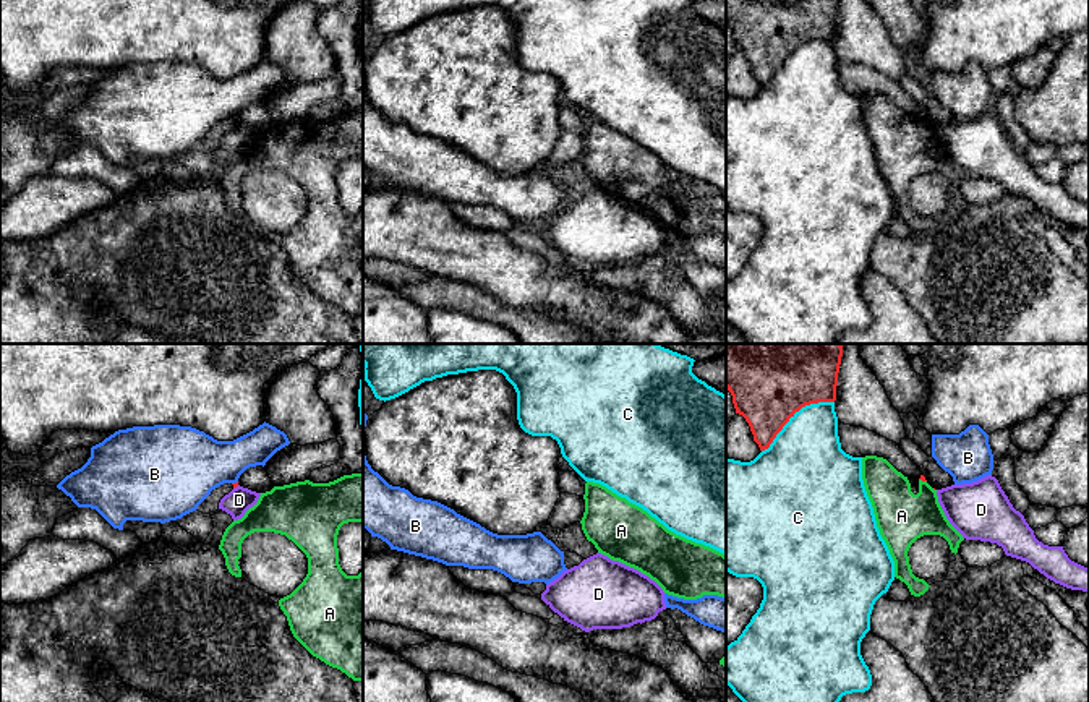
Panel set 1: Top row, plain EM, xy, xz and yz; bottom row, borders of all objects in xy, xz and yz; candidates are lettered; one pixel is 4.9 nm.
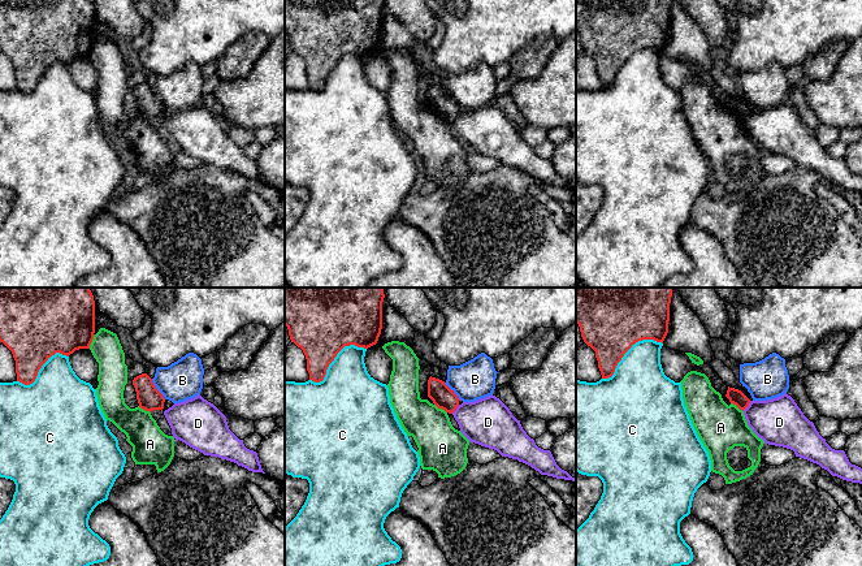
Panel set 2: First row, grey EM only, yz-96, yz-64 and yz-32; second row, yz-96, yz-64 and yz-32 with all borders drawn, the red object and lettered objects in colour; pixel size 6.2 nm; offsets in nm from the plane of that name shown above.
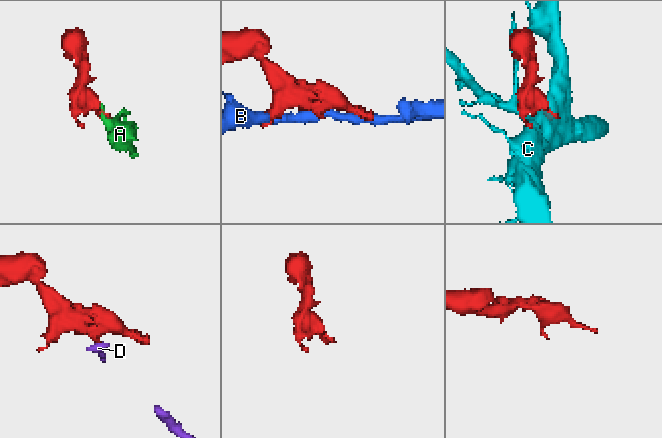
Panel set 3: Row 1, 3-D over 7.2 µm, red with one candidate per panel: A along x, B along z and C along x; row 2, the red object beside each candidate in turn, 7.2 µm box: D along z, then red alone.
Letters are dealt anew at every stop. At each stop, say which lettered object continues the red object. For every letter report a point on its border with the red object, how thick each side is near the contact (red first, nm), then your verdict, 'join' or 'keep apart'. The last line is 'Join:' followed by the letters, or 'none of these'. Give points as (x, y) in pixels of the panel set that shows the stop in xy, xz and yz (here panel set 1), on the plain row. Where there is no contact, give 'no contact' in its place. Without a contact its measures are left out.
A: yz (922, 117) | 20/260 nm | keep apart
B: xy (234, 120) | 20/360 nm | keep apart
C: yz (794, 49) | 320/380 nm | keep apart
D: xy (235, 124) | 20/120 nm | keep apart
Join: none of these

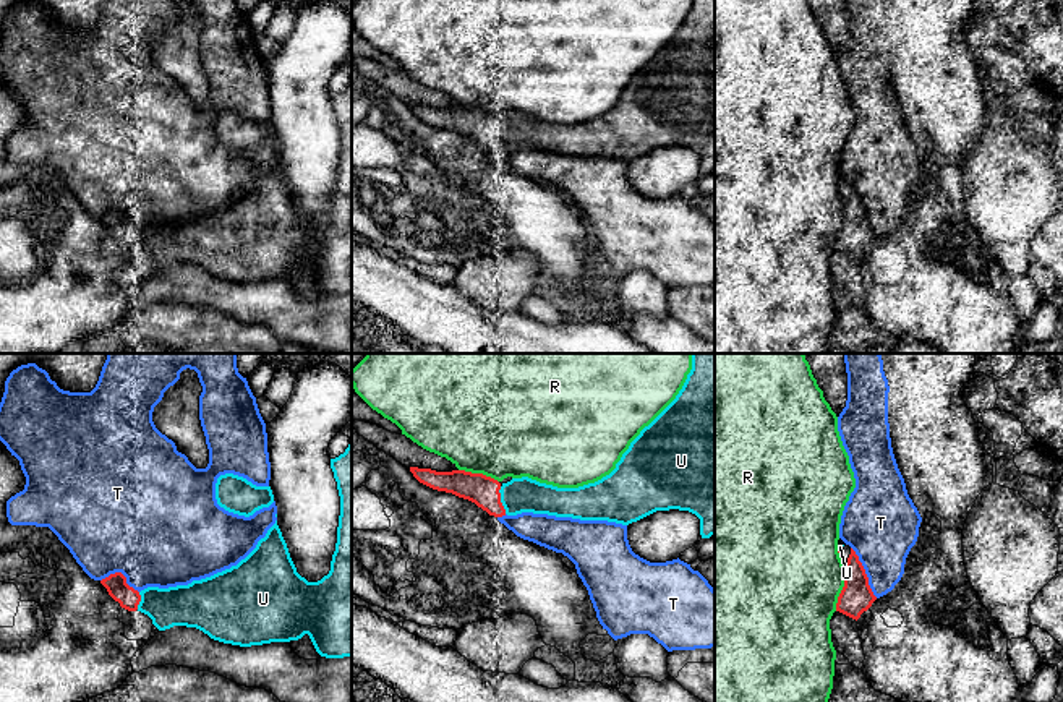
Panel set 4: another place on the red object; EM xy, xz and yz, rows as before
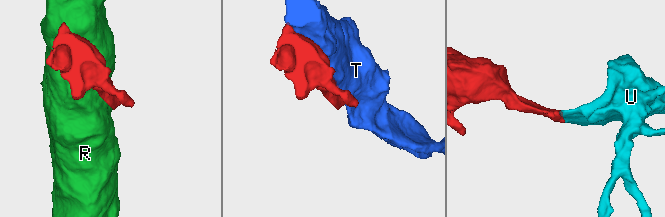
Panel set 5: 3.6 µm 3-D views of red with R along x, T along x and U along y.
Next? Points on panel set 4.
R: yz (843, 226) | 160/480 nm | keep apart
T: yz (864, 209) | 160/360 nm | keep apart
U: xz (499, 136) | 150/180 nm | join
Join: U

